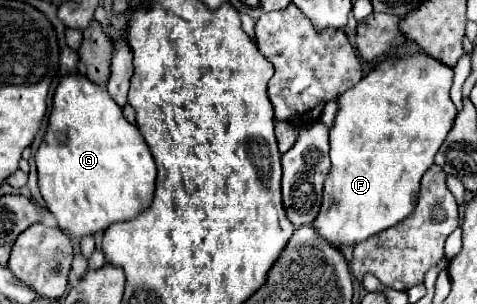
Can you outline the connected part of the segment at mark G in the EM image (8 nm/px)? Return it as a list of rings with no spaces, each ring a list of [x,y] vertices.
[[[80,72],[64,74],[58,82],[48,116],[48,128],[40,148],[34,154],[34,160],[42,198],[46,200],[48,210],[56,216],[58,226],[72,238],[80,240],[86,234],[94,236],[98,230],[106,230],[114,222],[130,220],[146,210],[152,202],[156,164],[146,140],[138,128],[122,116],[122,108],[112,100],[108,90],[90,82]]]

